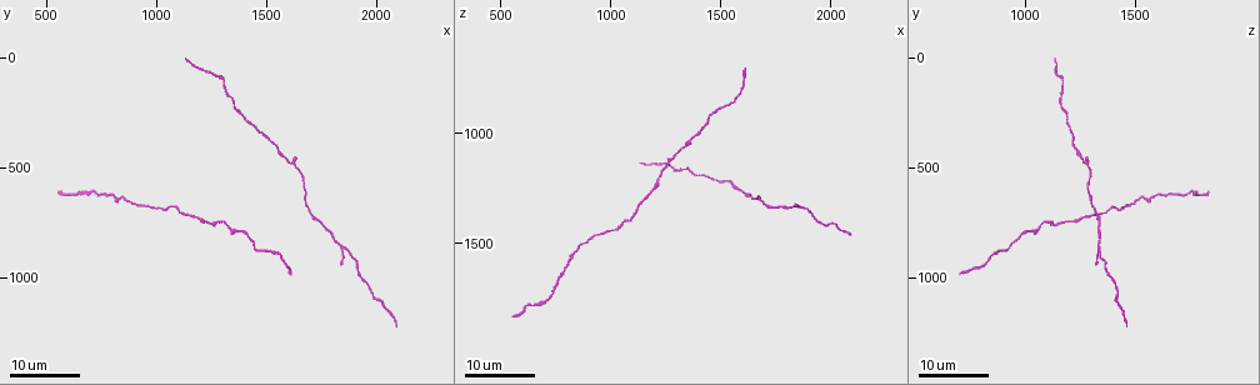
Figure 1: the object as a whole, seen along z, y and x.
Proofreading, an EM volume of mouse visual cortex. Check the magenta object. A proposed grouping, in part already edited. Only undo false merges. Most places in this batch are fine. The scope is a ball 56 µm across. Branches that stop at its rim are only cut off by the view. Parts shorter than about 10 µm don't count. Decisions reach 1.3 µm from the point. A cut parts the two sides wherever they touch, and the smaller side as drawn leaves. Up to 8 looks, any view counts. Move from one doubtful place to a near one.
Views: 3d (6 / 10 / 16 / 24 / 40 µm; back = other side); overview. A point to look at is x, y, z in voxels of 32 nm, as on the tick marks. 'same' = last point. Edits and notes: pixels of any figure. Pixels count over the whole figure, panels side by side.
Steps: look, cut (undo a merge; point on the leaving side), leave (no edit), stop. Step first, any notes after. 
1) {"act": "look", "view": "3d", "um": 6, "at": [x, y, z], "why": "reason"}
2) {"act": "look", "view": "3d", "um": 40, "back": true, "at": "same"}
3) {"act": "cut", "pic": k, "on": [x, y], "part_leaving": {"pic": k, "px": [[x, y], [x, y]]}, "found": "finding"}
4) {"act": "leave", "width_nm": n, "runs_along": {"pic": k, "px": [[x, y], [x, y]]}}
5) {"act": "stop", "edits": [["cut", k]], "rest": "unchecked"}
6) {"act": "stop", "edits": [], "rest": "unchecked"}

{"act": "look", "view": "3d", "um": 24, "at": [1810, 820, 1330], "why": "thin neck"}

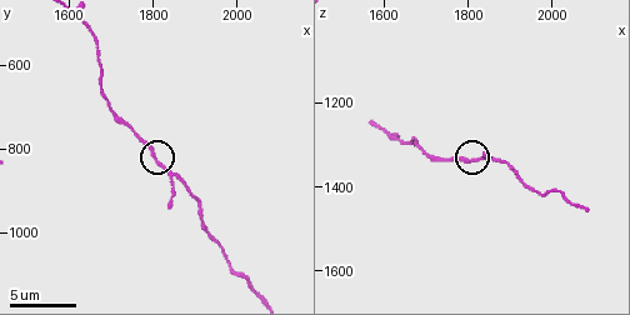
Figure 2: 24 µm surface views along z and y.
{"act": "look", "view": "3d", "um": 10, "at": [1810, 825, 1335]}

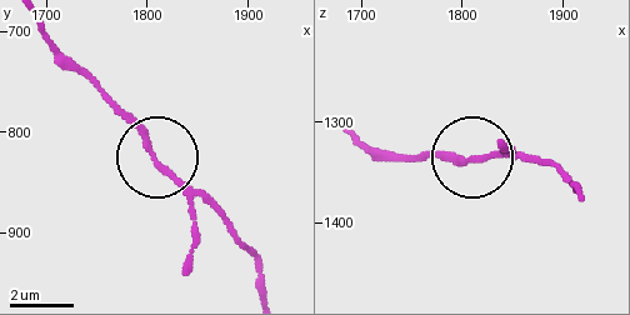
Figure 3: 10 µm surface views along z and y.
{"act": "leave", "found": "one cell here"}

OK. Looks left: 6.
{"act": "look", "view": "3d", "um": 10, "at": [1695, 695, 1320], "why": "sudden change in width"}

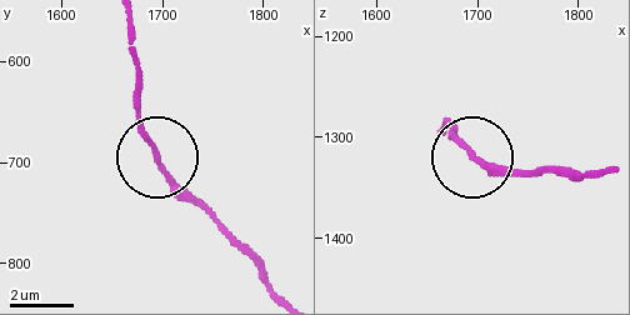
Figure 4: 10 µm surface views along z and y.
{"act": "leave", "found": "continuous, no second cell"}

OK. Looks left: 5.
{"act": "look", "view": "3d", "um": 16, "at": [1570, 430, 1240]}

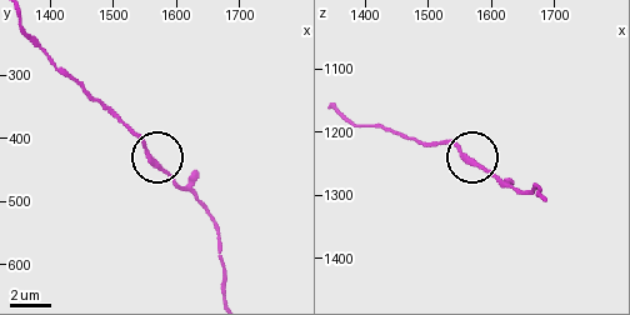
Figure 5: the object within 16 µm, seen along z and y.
{"act": "look", "view": "3d", "um": 6, "at": [1555, 425, 1240]}

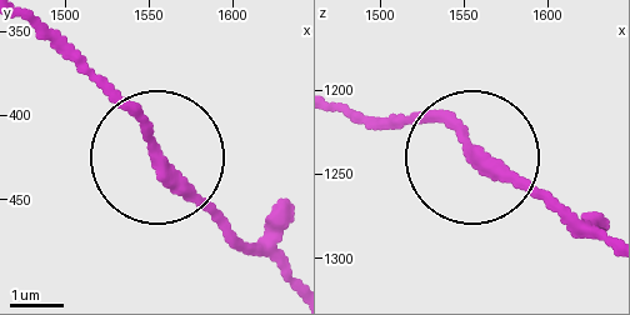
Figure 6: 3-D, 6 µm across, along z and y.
{"act": "leave", "width_nm": 260, "found": "all the same cell"}

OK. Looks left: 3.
{"act": "look", "view": "3d", "um": 16, "at": [840, 640, 1530], "why": "thick turns thin"}

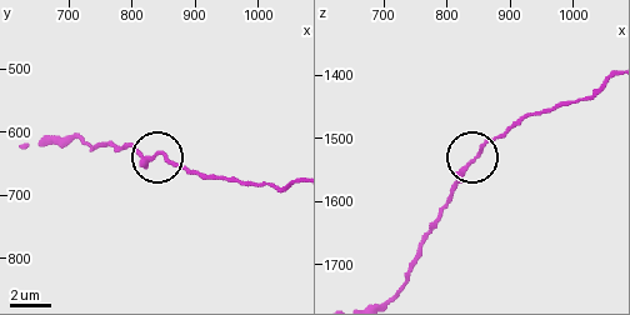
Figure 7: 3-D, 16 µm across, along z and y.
{"act": "look", "view": "3d", "um": 10, "at": [845, 630, 1525]}

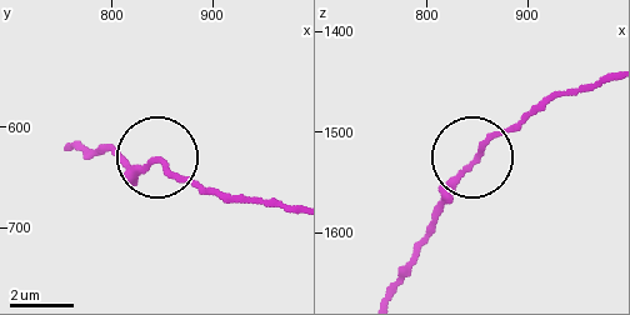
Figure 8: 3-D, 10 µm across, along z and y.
{"act": "leave", "runs_along": {"pic": 8, "px": [[606, 74], [541, 98], [493, 136], [431, 221]]}, "found": "all the same cell"}

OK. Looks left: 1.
{"act": "stop", "edits": [], "rest": "unchecked"}

